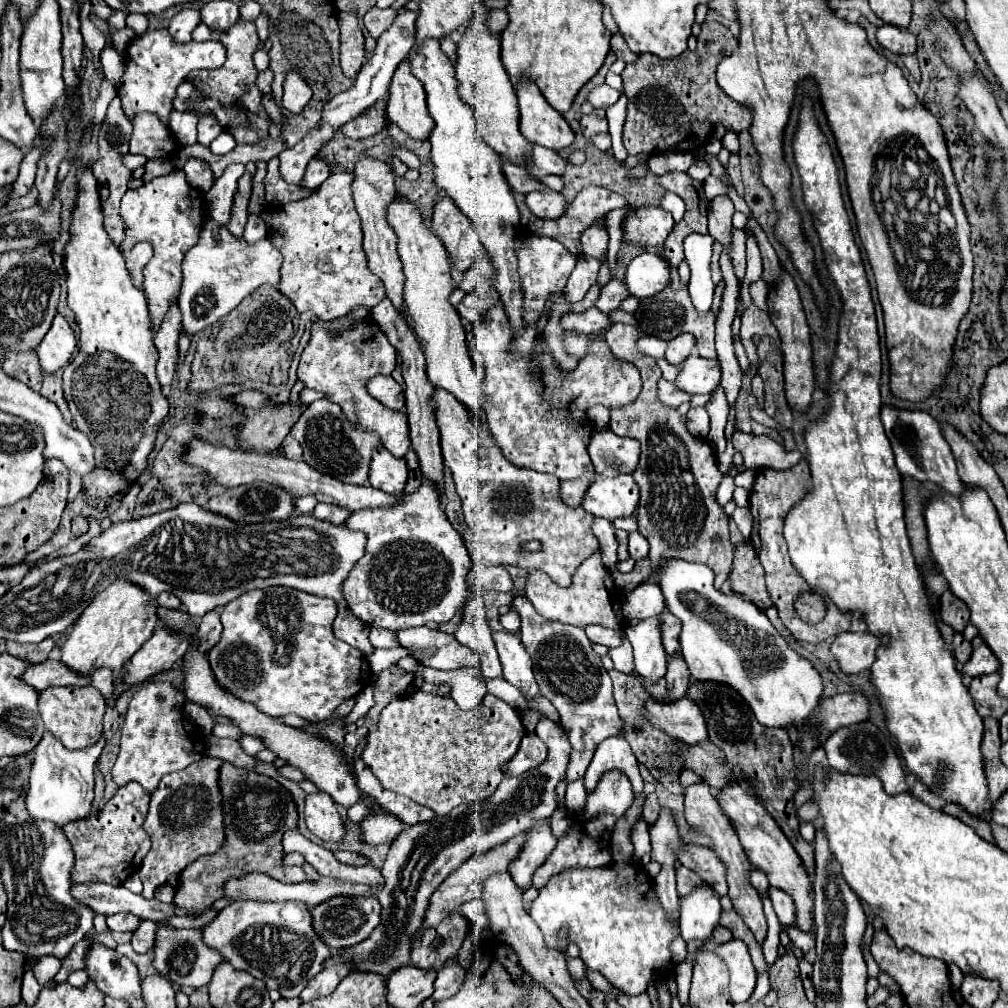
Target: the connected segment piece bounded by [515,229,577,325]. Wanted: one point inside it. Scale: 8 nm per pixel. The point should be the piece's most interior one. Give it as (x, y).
(544, 265)

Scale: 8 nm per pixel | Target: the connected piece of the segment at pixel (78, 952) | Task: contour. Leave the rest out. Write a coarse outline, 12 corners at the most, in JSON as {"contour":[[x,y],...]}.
{"contour":[[81,941],[63,959],[63,967],[55,975],[55,983],[67,981],[69,973],[85,969],[83,951],[87,941]]}

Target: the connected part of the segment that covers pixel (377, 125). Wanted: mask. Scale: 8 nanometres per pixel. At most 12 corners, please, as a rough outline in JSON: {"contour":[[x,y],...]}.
{"contour":[[371,107],[341,129],[349,139],[379,133],[385,109]]}

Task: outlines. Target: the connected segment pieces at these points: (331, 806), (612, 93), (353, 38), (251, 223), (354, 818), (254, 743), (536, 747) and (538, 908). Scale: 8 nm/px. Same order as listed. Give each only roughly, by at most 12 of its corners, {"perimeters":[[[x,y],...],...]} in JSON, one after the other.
{"perimeters":[[[305,797],[309,831],[337,843],[345,833],[333,799]],[[609,85],[595,87],[587,101],[595,109],[617,103],[619,91]],[[339,13],[341,69],[355,79],[365,59],[357,15]],[[249,215],[243,239],[249,243],[267,237],[261,217]],[[369,803],[349,807],[347,819],[359,823]],[[241,735],[237,741],[247,755],[259,753],[263,747],[259,739]],[[527,733],[519,753],[507,763],[505,777],[519,777],[541,765],[547,747]],[[629,861],[567,869],[529,915],[627,995],[681,933]]]}

